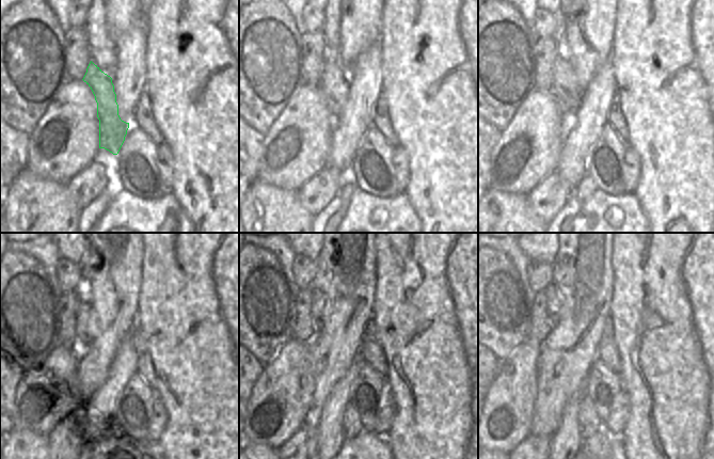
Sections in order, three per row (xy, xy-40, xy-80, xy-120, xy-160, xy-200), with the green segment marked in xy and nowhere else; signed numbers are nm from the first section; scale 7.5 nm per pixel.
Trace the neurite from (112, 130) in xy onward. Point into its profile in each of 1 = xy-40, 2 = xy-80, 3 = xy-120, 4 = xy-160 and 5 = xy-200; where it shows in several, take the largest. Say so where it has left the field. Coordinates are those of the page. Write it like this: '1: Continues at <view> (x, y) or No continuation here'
1: Continues at xy-40 (334, 82)
2: Continues at xy-80 (567, 89)
3: Continues at xy-120 (85, 326)
4: Continues at xy-160 (318, 302)
5: Continues at xy-200 (554, 299)

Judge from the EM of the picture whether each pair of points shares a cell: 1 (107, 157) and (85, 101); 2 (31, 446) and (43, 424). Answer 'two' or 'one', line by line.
1: two
2: two

